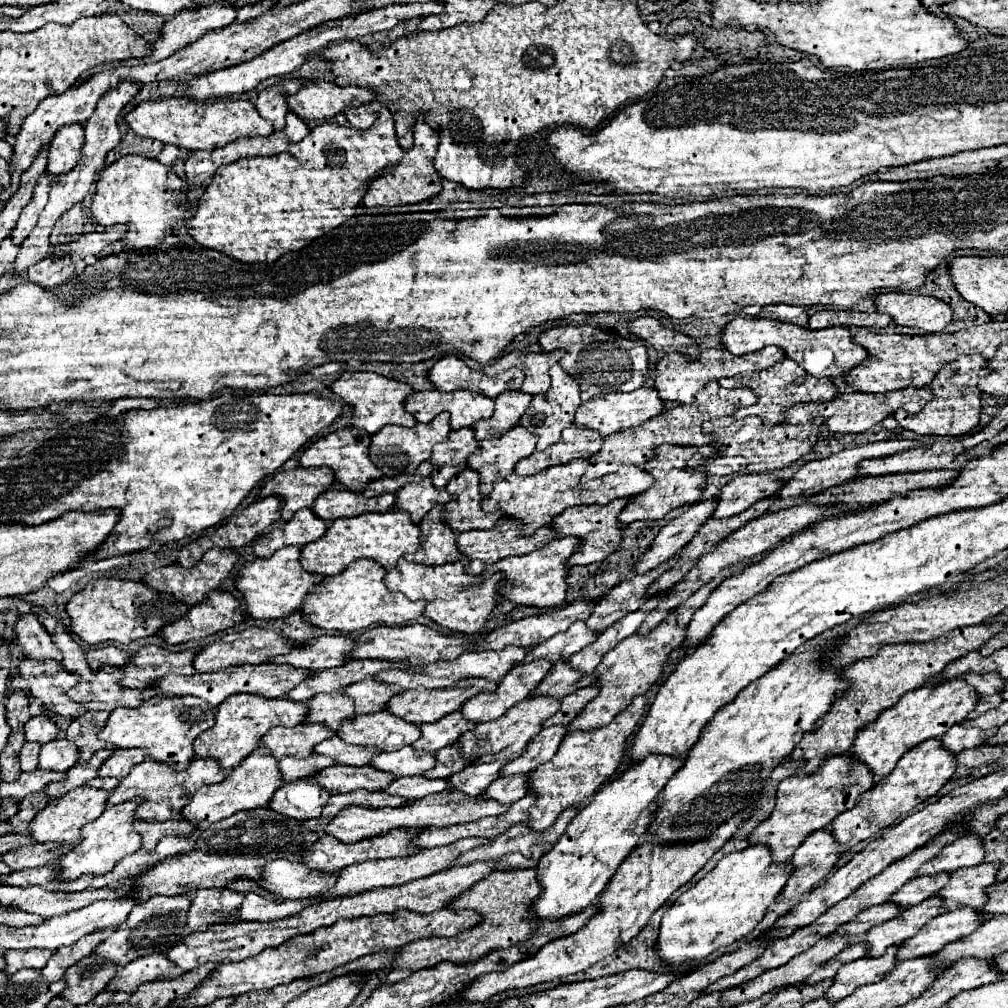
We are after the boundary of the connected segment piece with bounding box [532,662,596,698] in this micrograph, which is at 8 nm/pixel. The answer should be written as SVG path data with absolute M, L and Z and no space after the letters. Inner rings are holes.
M558 662L554 664L554 668L546 674L546 678L540 682L540 686L532 692L532 696L552 696L552 698L564 698L572 692L576 692L578 688L590 686L596 680L596 674L580 674L576 670L572 670L572 666L568 662Z

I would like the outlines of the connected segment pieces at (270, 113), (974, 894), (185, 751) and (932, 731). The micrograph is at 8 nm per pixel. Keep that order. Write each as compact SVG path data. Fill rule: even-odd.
M286 80L280 82L276 86L268 86L258 94L256 100L256 110L260 112L262 118L270 120L274 130L282 130L286 124L286 112L288 112L288 104L284 100L284 96L288 96L290 92L296 94L296 90L300 90L302 80Z
M976 864L972 868L960 868L950 874L948 884L938 892L944 900L944 910L950 912L954 908L970 906L970 908L982 908L988 896L984 890L996 882L996 870L998 864Z
M156 696L136 708L116 708L108 718L108 724L100 730L100 740L106 740L116 748L144 748L150 752L152 760L184 770L194 760L192 744L196 736L214 726L216 712L218 708L208 708L208 704L196 700L196 696Z
M944 678L944 682L938 686L916 688L904 694L896 706L884 710L874 724L868 724L864 730L858 732L852 746L852 756L868 764L874 778L882 780L882 776L888 776L894 770L904 752L928 738L940 738L948 732L948 728L964 722L968 712L976 708L978 698L980 694L970 684L966 684L964 678Z

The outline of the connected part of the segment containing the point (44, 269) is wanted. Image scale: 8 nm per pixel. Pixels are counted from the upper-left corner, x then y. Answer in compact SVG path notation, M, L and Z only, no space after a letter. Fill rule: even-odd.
M46 256L44 260L40 260L32 268L28 268L28 280L52 290L60 282L66 282L72 276L82 274L86 266L87 264L83 260L75 264L69 256L62 260L52 260L52 256Z

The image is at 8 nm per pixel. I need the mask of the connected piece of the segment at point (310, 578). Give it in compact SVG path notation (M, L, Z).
M300 546L280 548L280 552L272 554L270 558L256 558L242 566L238 576L234 578L234 586L242 592L248 614L258 620L272 620L284 618L296 610L300 610L304 598L310 594L312 586L316 586L324 576L310 574L300 566Z

